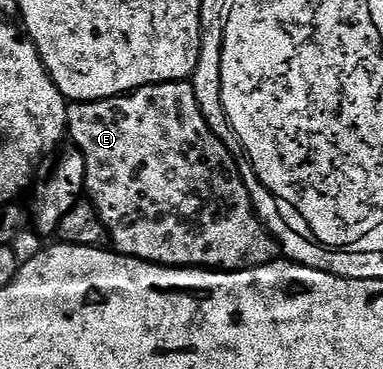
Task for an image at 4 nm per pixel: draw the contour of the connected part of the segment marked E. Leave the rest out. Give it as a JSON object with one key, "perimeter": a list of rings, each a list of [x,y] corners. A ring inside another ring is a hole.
{"perimeter":[[[190,82],[152,83],[149,87],[138,87],[137,90],[112,99],[98,99],[96,103],[71,103],[67,109],[67,130],[70,142],[85,157],[87,170],[86,194],[91,204],[98,209],[107,227],[107,234],[114,250],[121,255],[131,255],[134,259],[144,259],[147,263],[157,263],[160,267],[177,267],[180,269],[218,269],[220,271],[248,271],[250,267],[260,267],[274,263],[280,258],[279,243],[275,236],[263,226],[263,221],[251,204],[251,194],[242,177],[235,159],[225,149],[225,145],[209,129],[201,109],[197,105],[195,91]]]}

